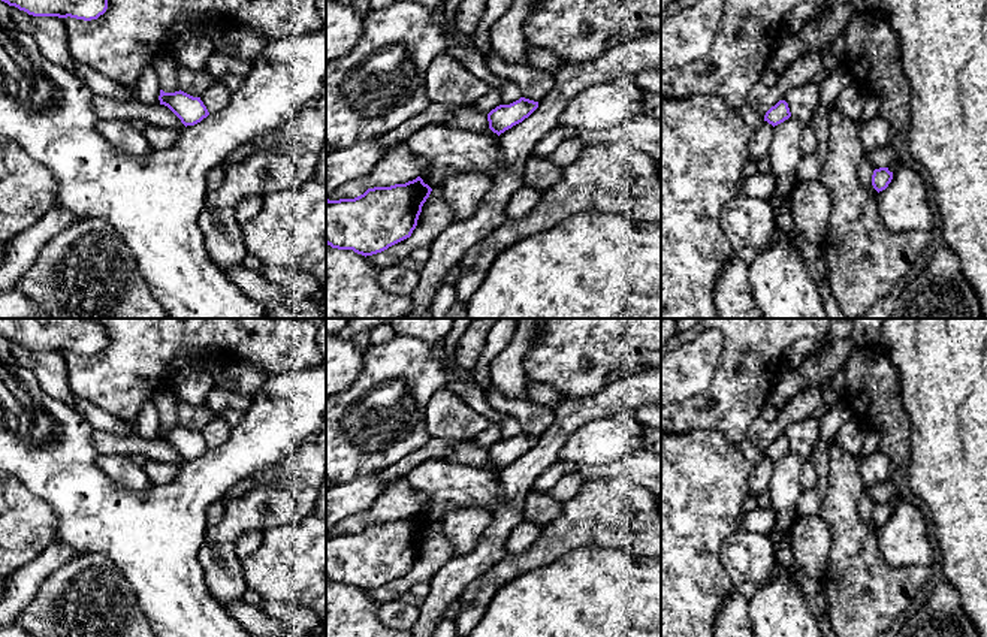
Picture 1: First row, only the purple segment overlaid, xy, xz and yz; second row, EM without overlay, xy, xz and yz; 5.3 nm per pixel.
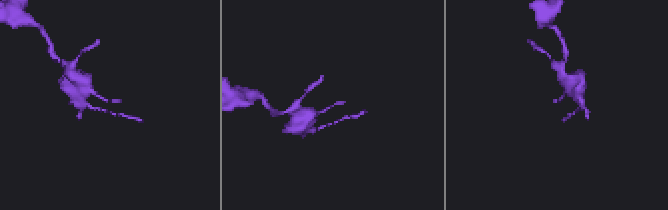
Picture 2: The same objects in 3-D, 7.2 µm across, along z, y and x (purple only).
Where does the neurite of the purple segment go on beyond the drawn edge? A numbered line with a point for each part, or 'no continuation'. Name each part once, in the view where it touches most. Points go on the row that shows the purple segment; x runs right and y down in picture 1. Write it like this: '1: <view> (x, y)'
no continuation

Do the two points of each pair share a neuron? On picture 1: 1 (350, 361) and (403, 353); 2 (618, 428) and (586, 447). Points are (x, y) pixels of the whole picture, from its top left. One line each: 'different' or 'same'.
1: different
2: same

